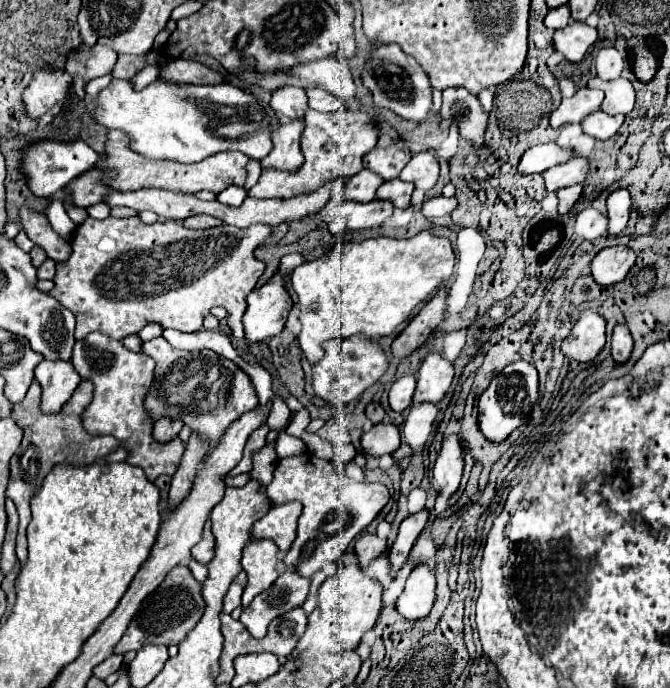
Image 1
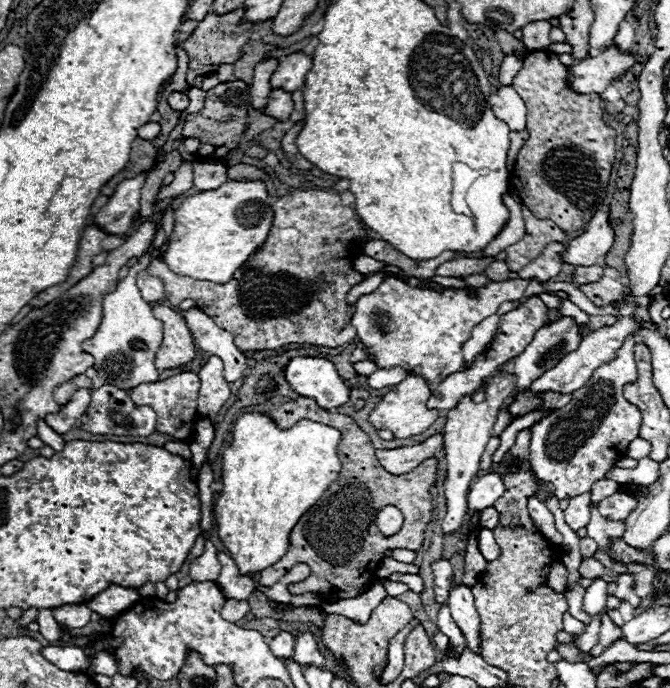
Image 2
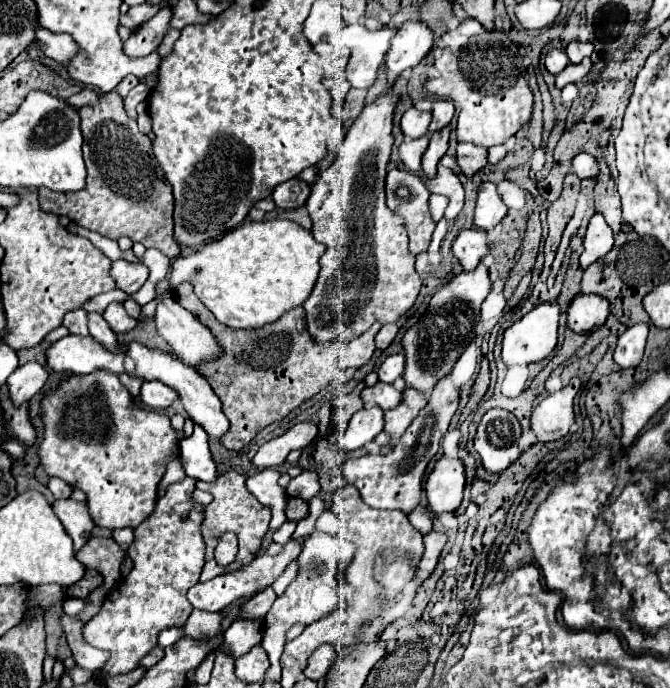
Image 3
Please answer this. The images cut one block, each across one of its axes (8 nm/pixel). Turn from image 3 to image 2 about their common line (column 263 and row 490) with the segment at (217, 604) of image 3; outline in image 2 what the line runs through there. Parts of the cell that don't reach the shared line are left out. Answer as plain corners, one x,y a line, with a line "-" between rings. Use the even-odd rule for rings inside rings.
628,336
624,340
624,346
620,346
620,350
616,352
616,358
596,368
596,372
588,380
588,386
582,386
580,390
572,392
570,404
554,410
550,416
546,416
544,420
532,426
532,440
530,440
532,470
538,480
554,486
554,494
558,500
574,498
576,494
590,492
592,484
606,478
606,472
614,468
614,462
626,456
628,442
632,442
632,438
638,438
638,428
642,420
640,410
624,398
624,386
636,382
638,378
638,370
634,362
634,346
636,346
634,336

